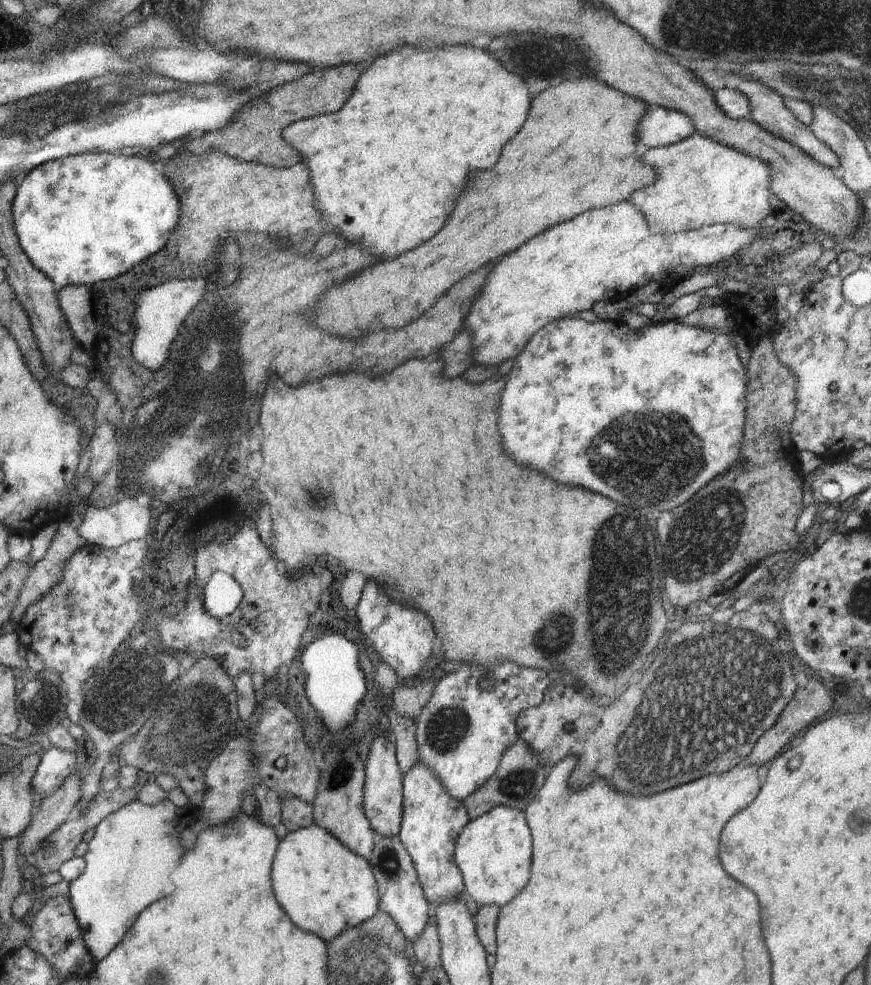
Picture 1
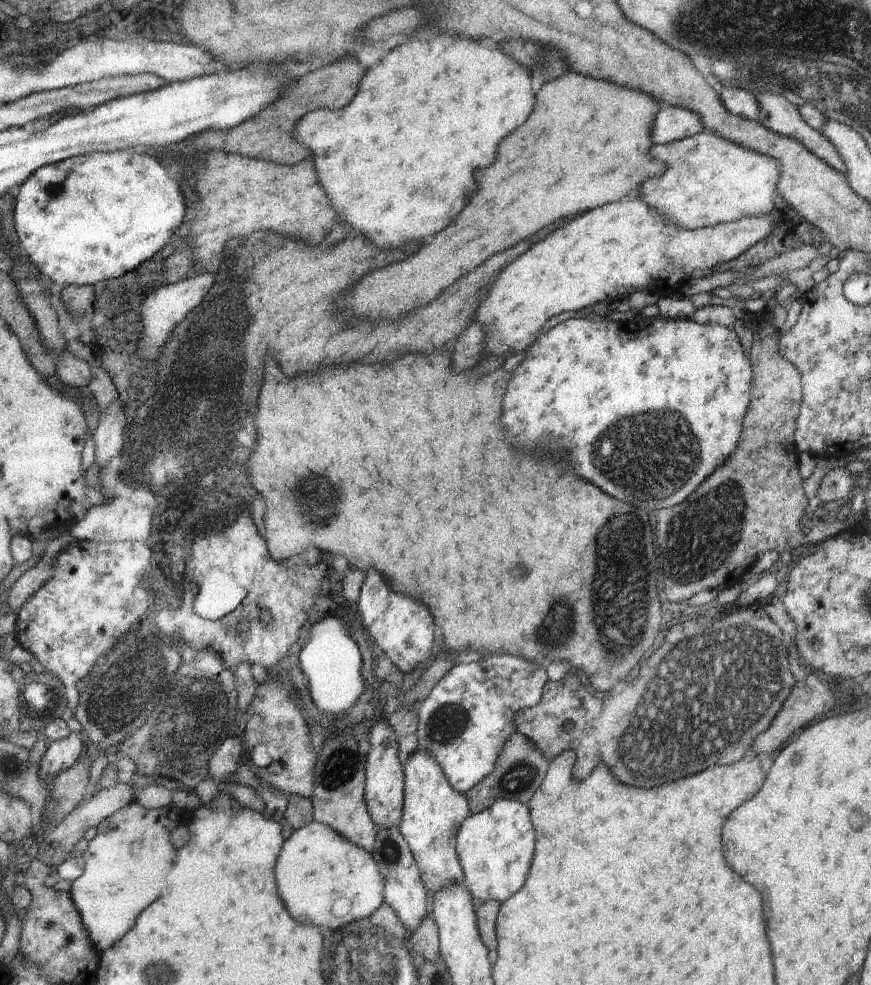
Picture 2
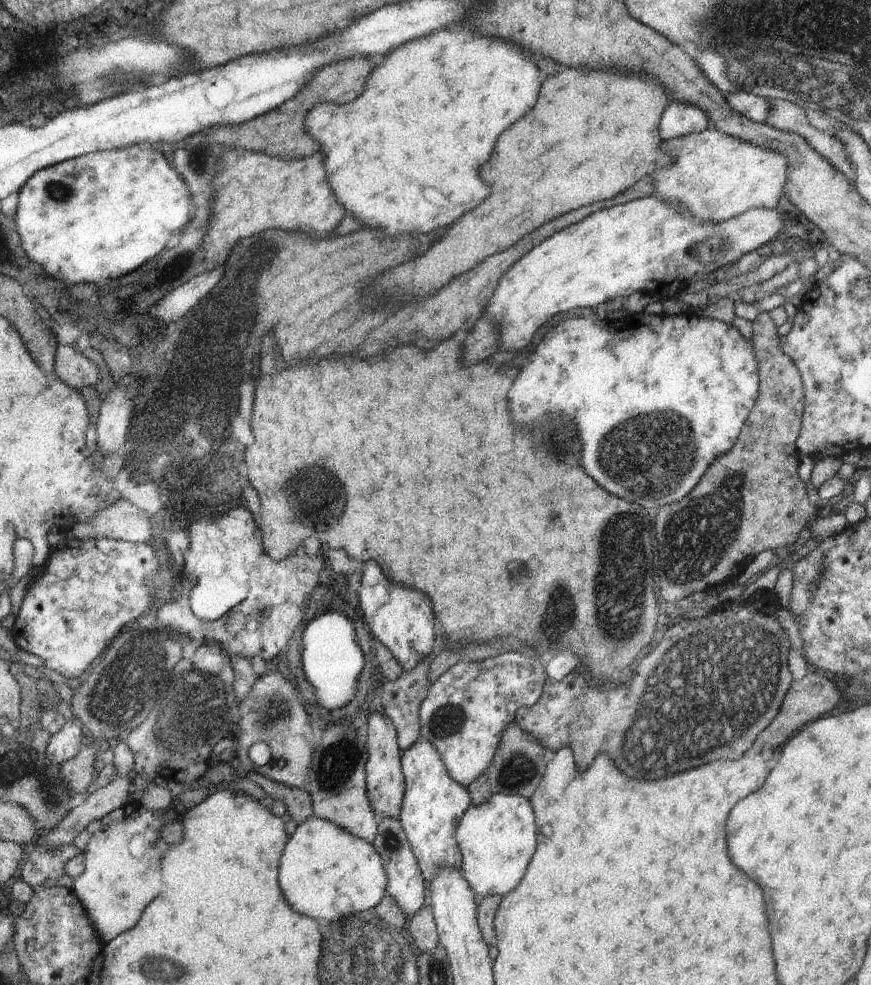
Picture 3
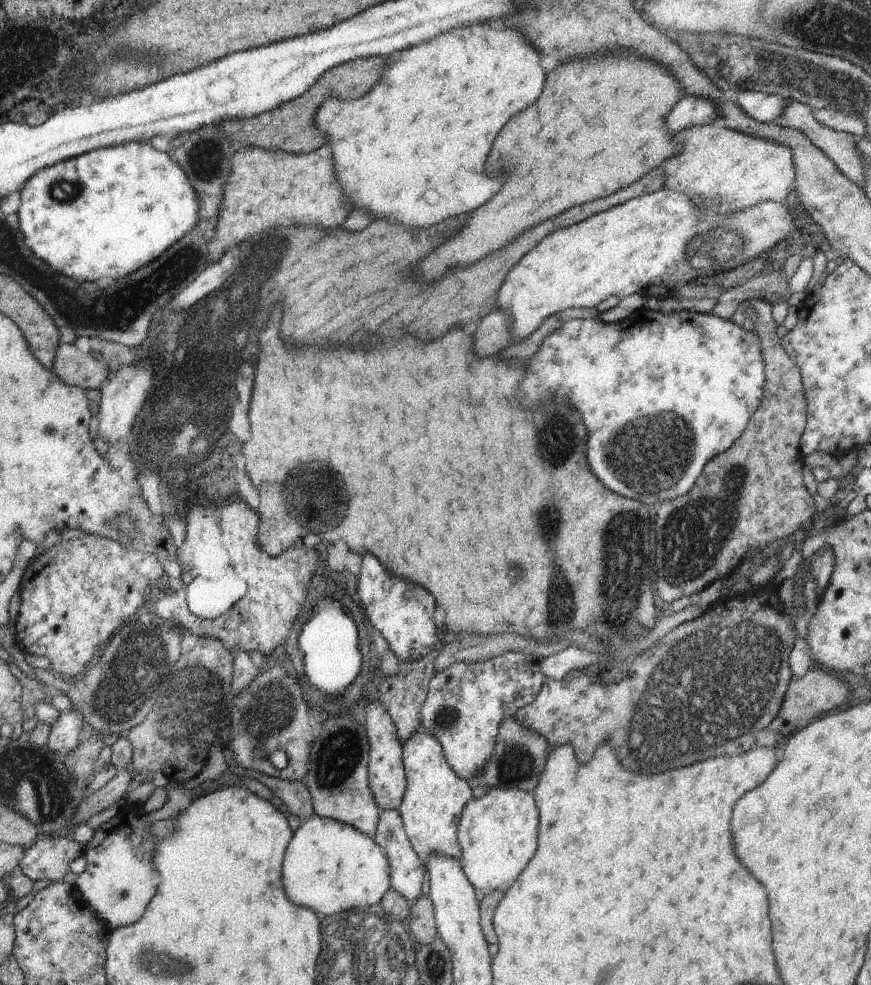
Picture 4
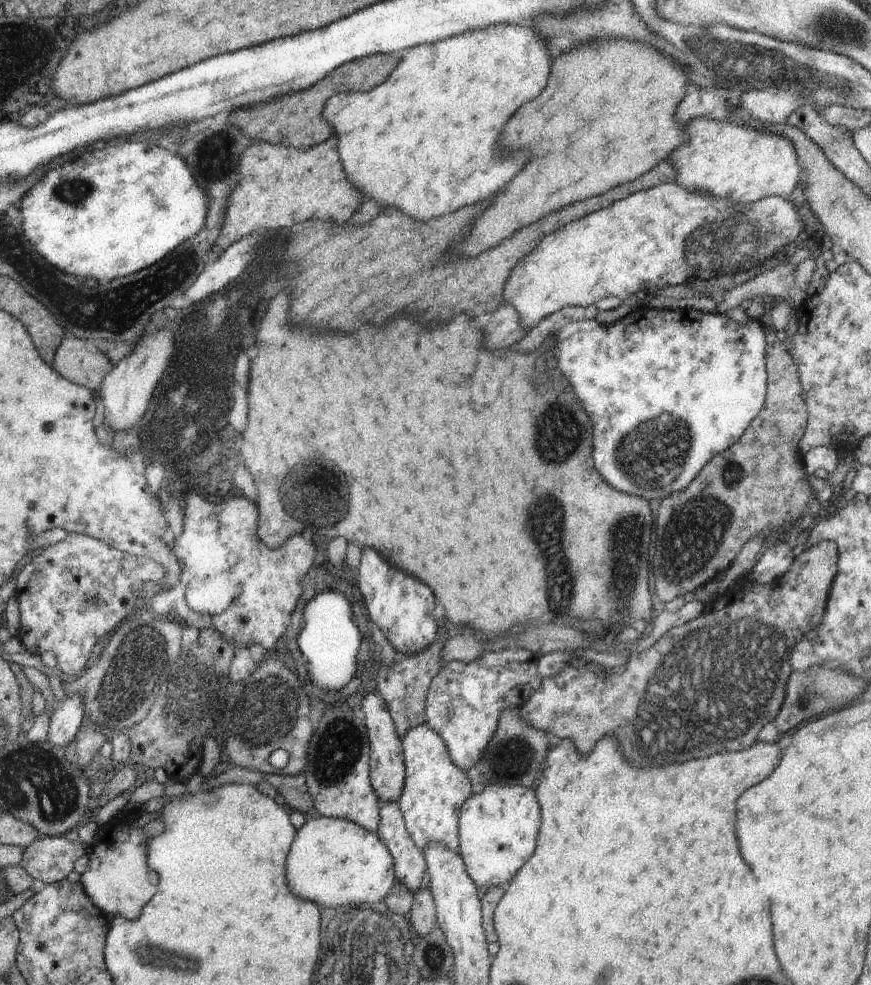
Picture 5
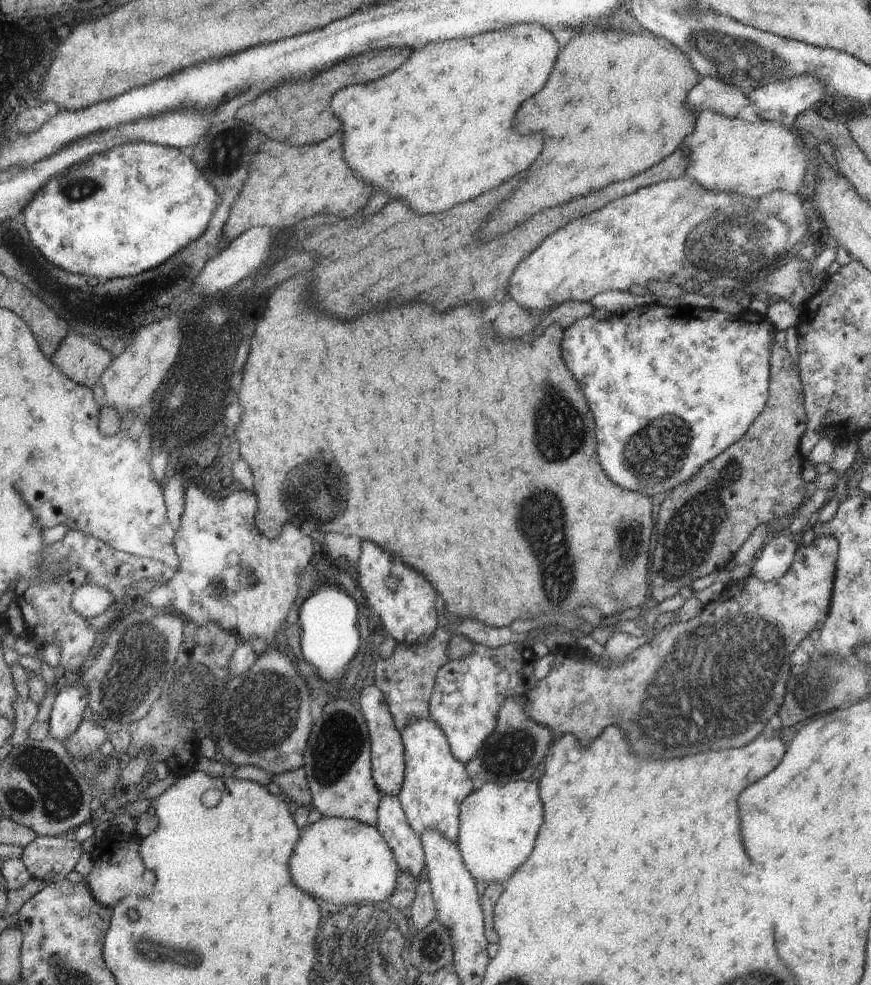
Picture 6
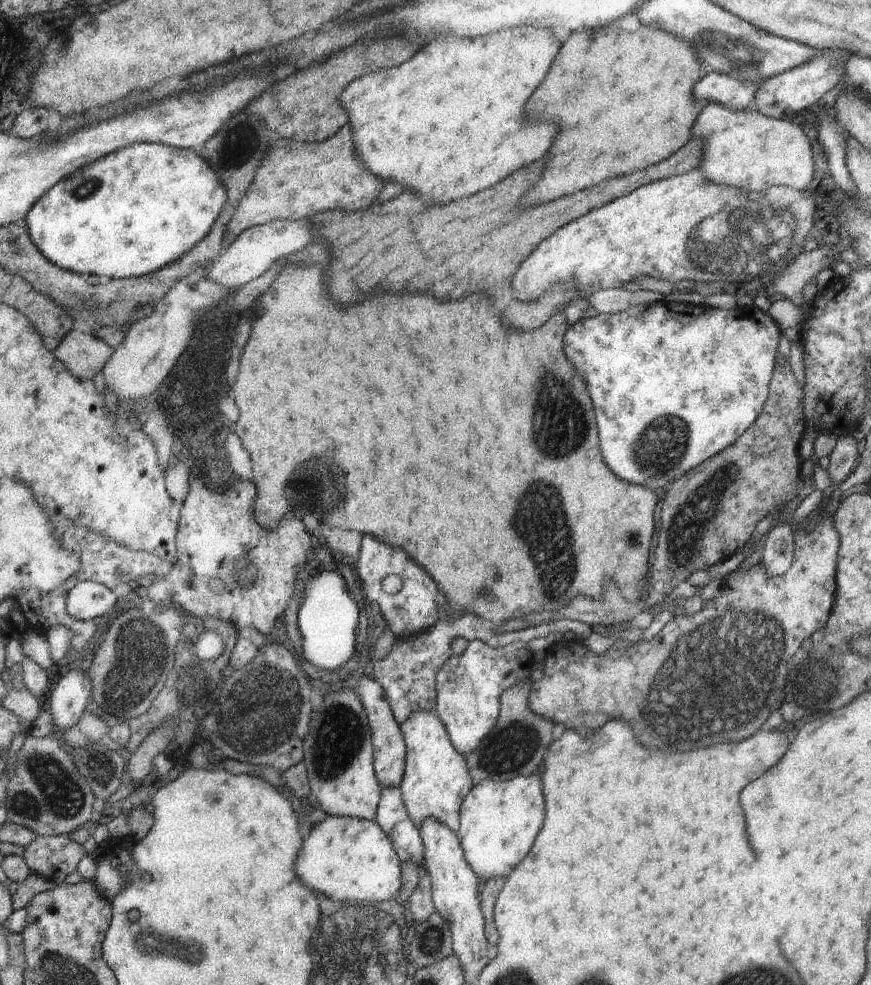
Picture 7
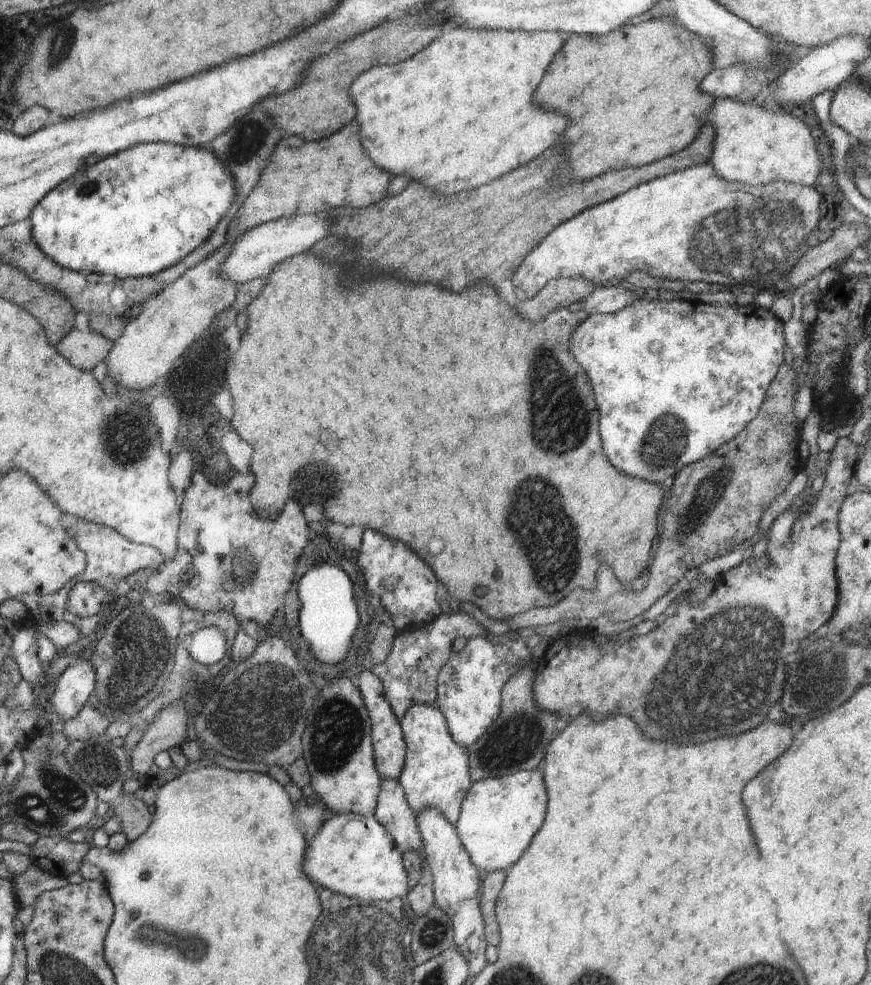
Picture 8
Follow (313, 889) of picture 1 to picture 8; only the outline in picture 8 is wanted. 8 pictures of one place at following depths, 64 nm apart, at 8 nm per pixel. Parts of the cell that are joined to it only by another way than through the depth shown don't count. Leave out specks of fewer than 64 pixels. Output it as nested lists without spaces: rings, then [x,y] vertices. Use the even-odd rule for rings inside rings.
[[[339,814],[323,822],[320,830],[314,834],[306,848],[304,858],[304,872],[318,882],[322,888],[363,901],[391,902],[393,899],[404,901],[407,898],[408,878],[403,865],[403,856],[396,848],[392,835],[383,824],[380,824],[374,816],[362,816],[359,814]]]

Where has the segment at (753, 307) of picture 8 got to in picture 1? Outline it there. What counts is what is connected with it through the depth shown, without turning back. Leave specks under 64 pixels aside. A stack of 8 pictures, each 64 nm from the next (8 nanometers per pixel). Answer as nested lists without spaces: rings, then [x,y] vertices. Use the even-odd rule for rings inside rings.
[[[564,317],[544,326],[530,340],[524,352],[516,358],[514,368],[508,374],[506,388],[502,392],[500,404],[500,434],[504,450],[518,462],[550,472],[550,476],[564,484],[578,484],[608,496],[620,504],[630,504],[632,508],[648,508],[652,512],[672,510],[688,502],[708,480],[720,476],[728,468],[739,464],[745,411],[747,408],[747,370],[738,356],[733,340],[734,333],[728,334],[716,329],[702,329],[684,325],[678,320],[652,322],[640,330],[630,328],[630,352],[628,352],[628,324],[598,320],[589,322],[580,318]]]

